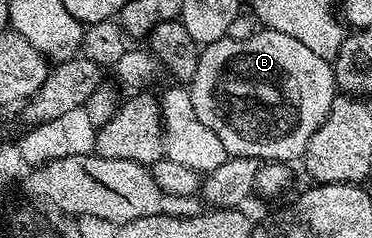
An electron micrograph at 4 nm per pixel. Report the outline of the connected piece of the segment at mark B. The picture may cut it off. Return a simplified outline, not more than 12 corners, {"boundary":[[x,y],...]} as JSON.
{"boundary":[[266,28],[203,46],[198,119],[233,157],[292,163],[336,70]]}

